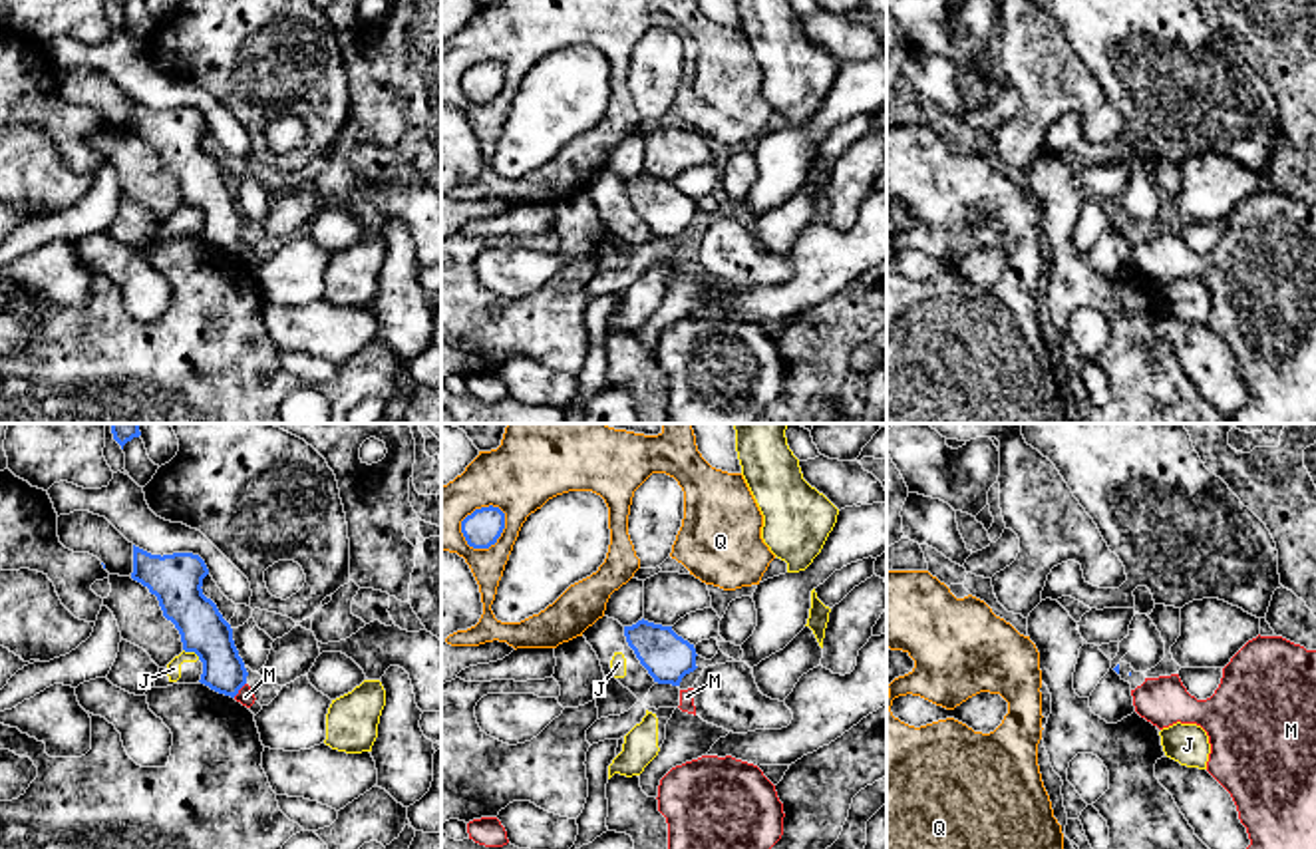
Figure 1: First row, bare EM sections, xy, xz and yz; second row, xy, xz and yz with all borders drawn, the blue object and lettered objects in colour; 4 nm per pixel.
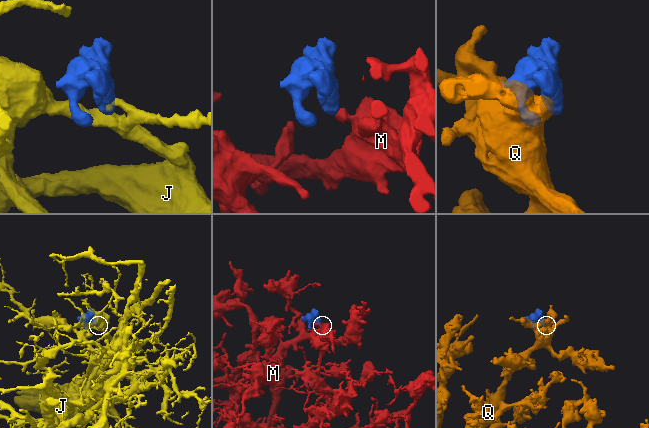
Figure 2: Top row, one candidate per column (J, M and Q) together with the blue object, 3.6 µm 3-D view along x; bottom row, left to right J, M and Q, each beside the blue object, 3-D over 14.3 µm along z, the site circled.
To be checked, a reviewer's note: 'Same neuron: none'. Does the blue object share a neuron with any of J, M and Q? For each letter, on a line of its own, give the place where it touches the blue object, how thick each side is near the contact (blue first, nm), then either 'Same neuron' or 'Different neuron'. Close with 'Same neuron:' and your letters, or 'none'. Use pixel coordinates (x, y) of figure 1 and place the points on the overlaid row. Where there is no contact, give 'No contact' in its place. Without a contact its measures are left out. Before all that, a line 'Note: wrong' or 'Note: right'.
Note: right
J: Touches blue at xy (191, 651). Thickness 190 nm (blue) against 60 nm. Different neuron
M: Touches blue at xy (239, 688). Thickness 180 nm (blue) against 70 nm. Different neuron
Q: Touches blue at xz (493, 543). Thickness 150 nm (blue) against 220 nm. Different neuron
Same neuron: none

